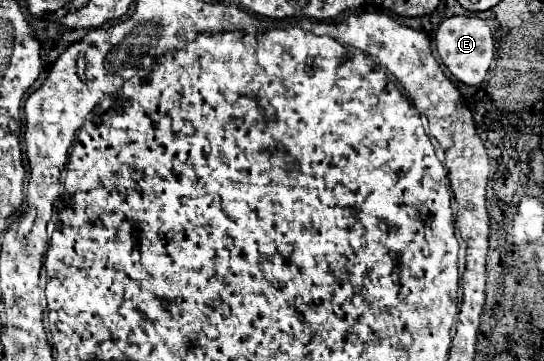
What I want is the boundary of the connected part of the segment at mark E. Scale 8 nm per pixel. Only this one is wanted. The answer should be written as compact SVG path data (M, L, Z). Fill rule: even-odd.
M451 16L445 18L435 34L435 44L441 62L449 68L449 72L467 86L477 86L485 80L487 70L495 62L495 38L493 30L489 30L487 22L479 16Z

